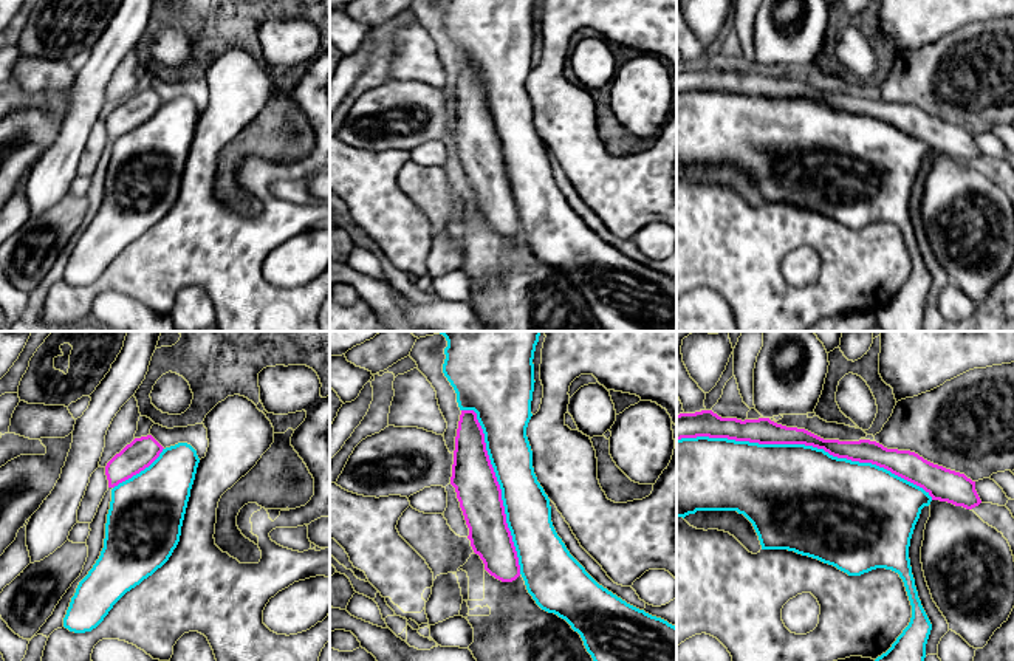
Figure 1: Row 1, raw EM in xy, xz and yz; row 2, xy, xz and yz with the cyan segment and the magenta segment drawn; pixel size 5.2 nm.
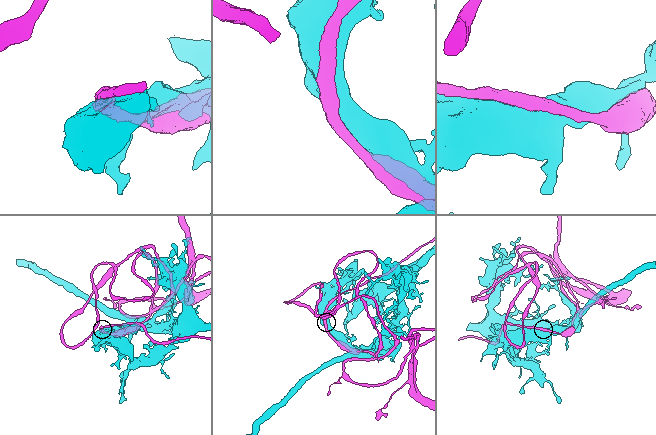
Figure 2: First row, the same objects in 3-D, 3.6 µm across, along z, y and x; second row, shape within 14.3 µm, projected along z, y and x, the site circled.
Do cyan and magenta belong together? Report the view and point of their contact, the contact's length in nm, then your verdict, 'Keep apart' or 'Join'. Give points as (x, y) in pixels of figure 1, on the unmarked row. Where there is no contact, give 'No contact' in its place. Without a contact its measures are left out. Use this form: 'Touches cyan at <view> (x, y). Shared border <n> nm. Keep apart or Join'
Touches cyan at yz (804, 98). Shared border 1350 nm. Keep apart

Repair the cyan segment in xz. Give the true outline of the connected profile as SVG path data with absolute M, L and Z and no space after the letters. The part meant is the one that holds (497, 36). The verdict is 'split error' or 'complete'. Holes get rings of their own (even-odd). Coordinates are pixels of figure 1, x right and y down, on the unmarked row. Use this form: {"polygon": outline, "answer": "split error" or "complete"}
{"polygon": "M446 0L443 17L443 26L457 46L460 63L474 63L483 82L526 243L542 263L565 272L581 288L604 331L677 331L677 280L627 257L599 238L570 207L553 180L550 152L534 127L533 104L526 90L533 70L534 5L536 0Z", "answer": "complete"}

